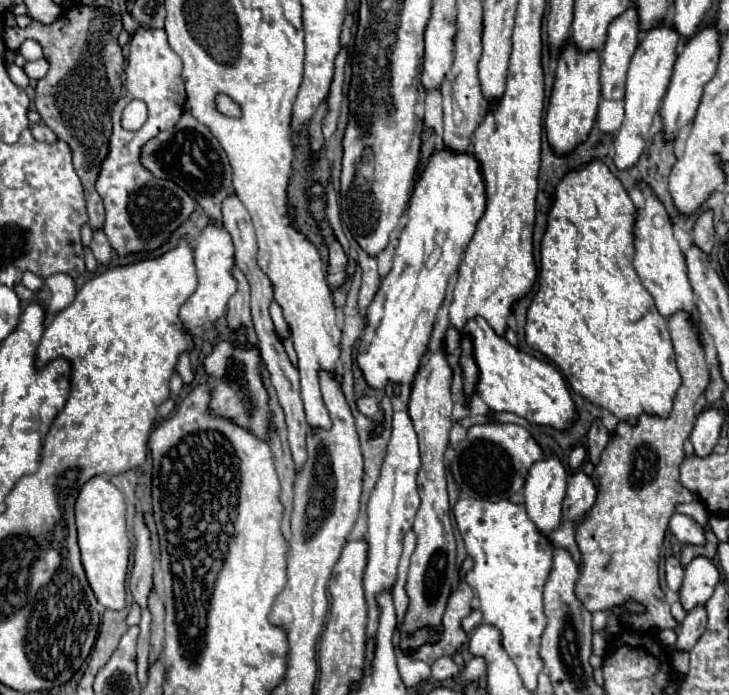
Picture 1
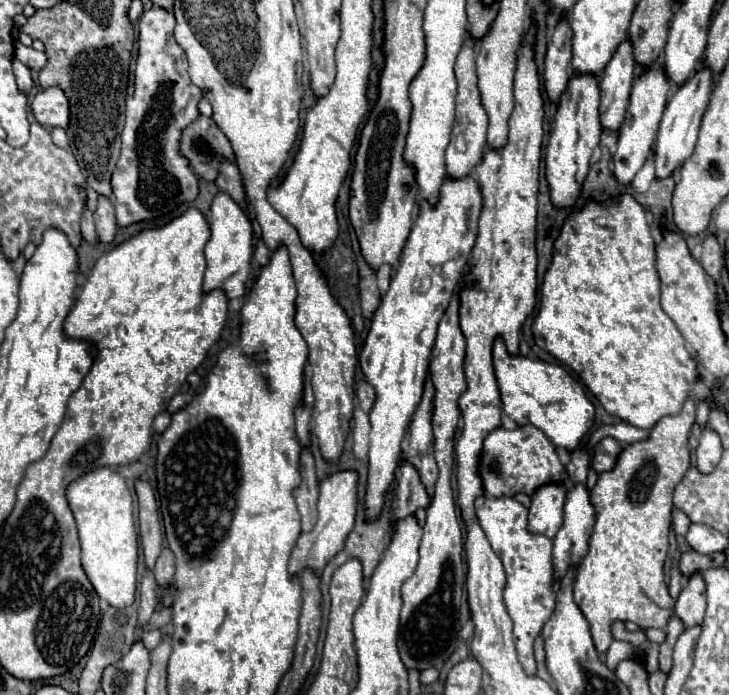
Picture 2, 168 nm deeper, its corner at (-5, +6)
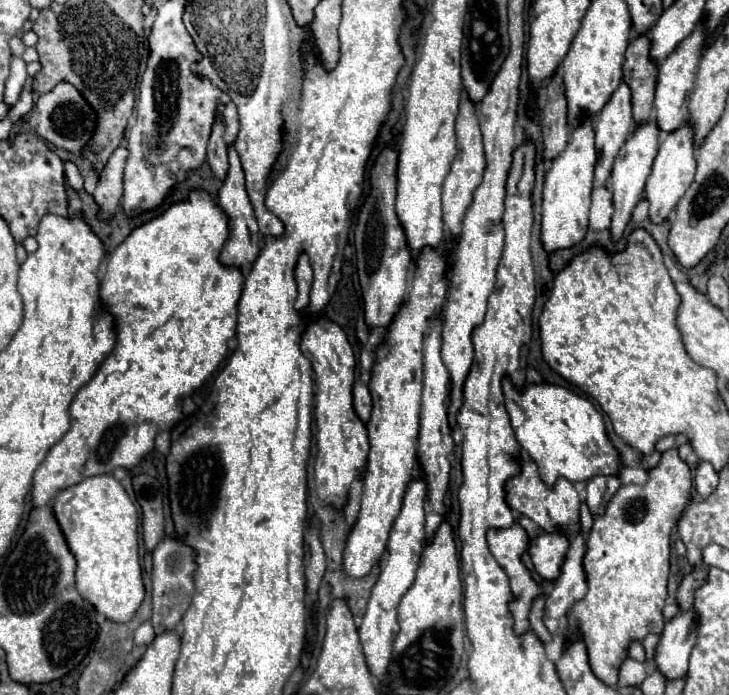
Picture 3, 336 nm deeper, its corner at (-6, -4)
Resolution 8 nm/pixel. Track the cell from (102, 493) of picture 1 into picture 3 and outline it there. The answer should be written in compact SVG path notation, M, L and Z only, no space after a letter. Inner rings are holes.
M112 475L88 477L54 497L54 515L76 557L76 589L110 621L130 621L144 599L138 559L138 511Z

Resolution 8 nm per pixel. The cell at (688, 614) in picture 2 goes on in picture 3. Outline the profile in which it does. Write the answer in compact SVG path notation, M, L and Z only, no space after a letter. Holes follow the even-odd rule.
M680 611L666 621L656 651L656 665L668 679L686 675L692 643L696 643L696 613Z

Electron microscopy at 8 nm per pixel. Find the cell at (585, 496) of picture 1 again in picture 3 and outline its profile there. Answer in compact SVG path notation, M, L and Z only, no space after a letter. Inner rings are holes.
M578 531L570 539L568 553L564 557L564 563L560 565L560 575L552 583L550 593L546 595L546 607L544 607L544 623L552 635L562 635L562 625L566 611L586 595L588 581L584 573L584 553L586 553L586 541L584 535Z

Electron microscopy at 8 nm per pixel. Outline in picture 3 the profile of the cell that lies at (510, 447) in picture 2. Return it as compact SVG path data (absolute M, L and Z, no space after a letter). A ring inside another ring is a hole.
M520 455L518 459L518 465L520 465L520 473L514 475L512 479L506 481L506 503L512 511L520 513L520 515L526 515L530 517L532 521L536 521L544 531L558 531L558 529L568 529L570 523L578 523L580 521L580 497L574 489L574 485L560 477L554 487L548 487L540 475L538 475L538 467L536 463L526 457L526 455Z

